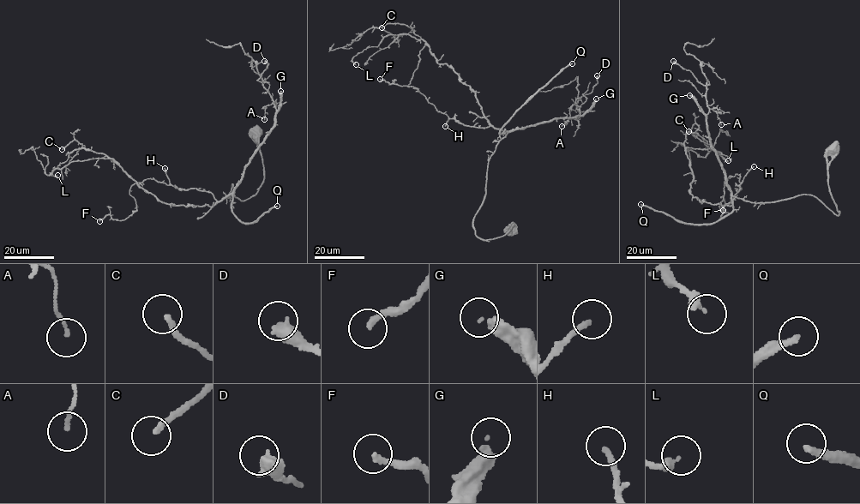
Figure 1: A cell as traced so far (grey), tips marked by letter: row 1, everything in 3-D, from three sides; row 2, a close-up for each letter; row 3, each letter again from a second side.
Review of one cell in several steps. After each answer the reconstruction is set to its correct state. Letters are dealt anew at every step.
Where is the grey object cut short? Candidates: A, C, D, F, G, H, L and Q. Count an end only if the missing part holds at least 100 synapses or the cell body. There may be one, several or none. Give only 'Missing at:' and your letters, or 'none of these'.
Missing at: G, Q

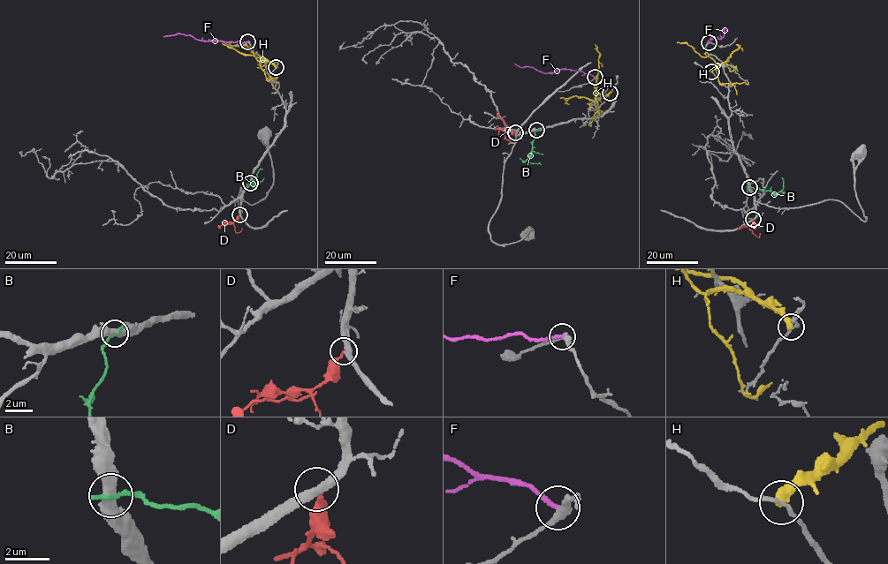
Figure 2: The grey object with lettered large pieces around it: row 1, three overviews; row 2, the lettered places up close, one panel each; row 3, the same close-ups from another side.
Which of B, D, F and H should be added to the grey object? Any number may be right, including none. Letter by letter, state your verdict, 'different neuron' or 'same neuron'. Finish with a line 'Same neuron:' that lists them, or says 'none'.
B: different neuron
D: different neuron
F: same neuron
H: different neuron
Same neuron: F

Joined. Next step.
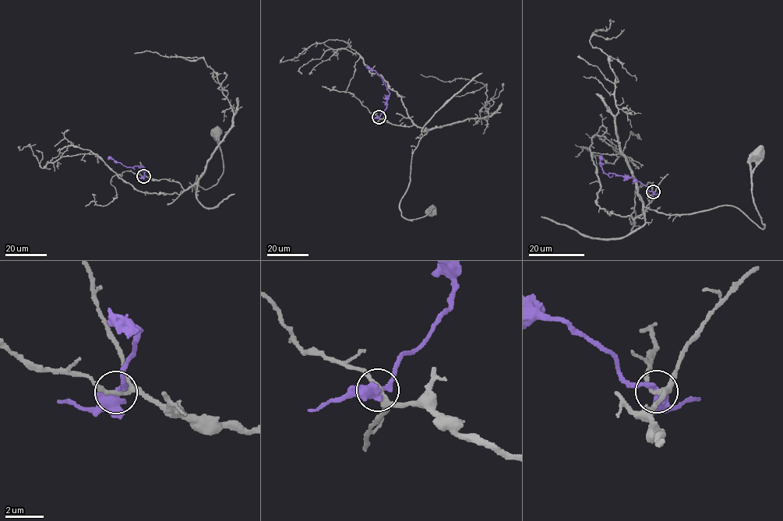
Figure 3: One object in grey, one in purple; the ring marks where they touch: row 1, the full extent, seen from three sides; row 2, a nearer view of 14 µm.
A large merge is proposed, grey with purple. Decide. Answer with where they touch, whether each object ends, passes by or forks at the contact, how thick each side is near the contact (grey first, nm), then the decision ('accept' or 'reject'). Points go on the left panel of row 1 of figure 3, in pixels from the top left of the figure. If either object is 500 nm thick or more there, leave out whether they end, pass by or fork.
(143, 176) | grey passes by | purple forks | 240/380 nm | reject

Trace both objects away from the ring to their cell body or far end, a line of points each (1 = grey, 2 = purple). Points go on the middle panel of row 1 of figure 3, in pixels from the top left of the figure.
1: (378, 117), (427, 131), (412, 155), (410, 180), (400, 205), (401, 214), (409, 220), (432, 211)
2: (378, 117), (386, 107), (389, 92), (375, 70), (365, 65)

